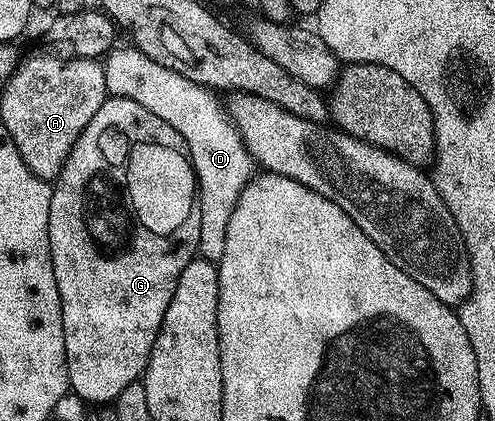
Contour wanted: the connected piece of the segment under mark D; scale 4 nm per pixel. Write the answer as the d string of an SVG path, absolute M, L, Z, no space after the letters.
M126 43L122 49L110 49L103 58L103 64L105 92L108 96L131 99L147 107L151 115L159 115L163 123L175 127L193 165L193 174L197 177L197 252L204 260L220 262L231 211L235 209L239 195L255 173L255 162L245 149L237 129L223 110L222 104L220 107L206 86L196 85L191 79L163 67L163 63L151 59L142 49L132 44Z

